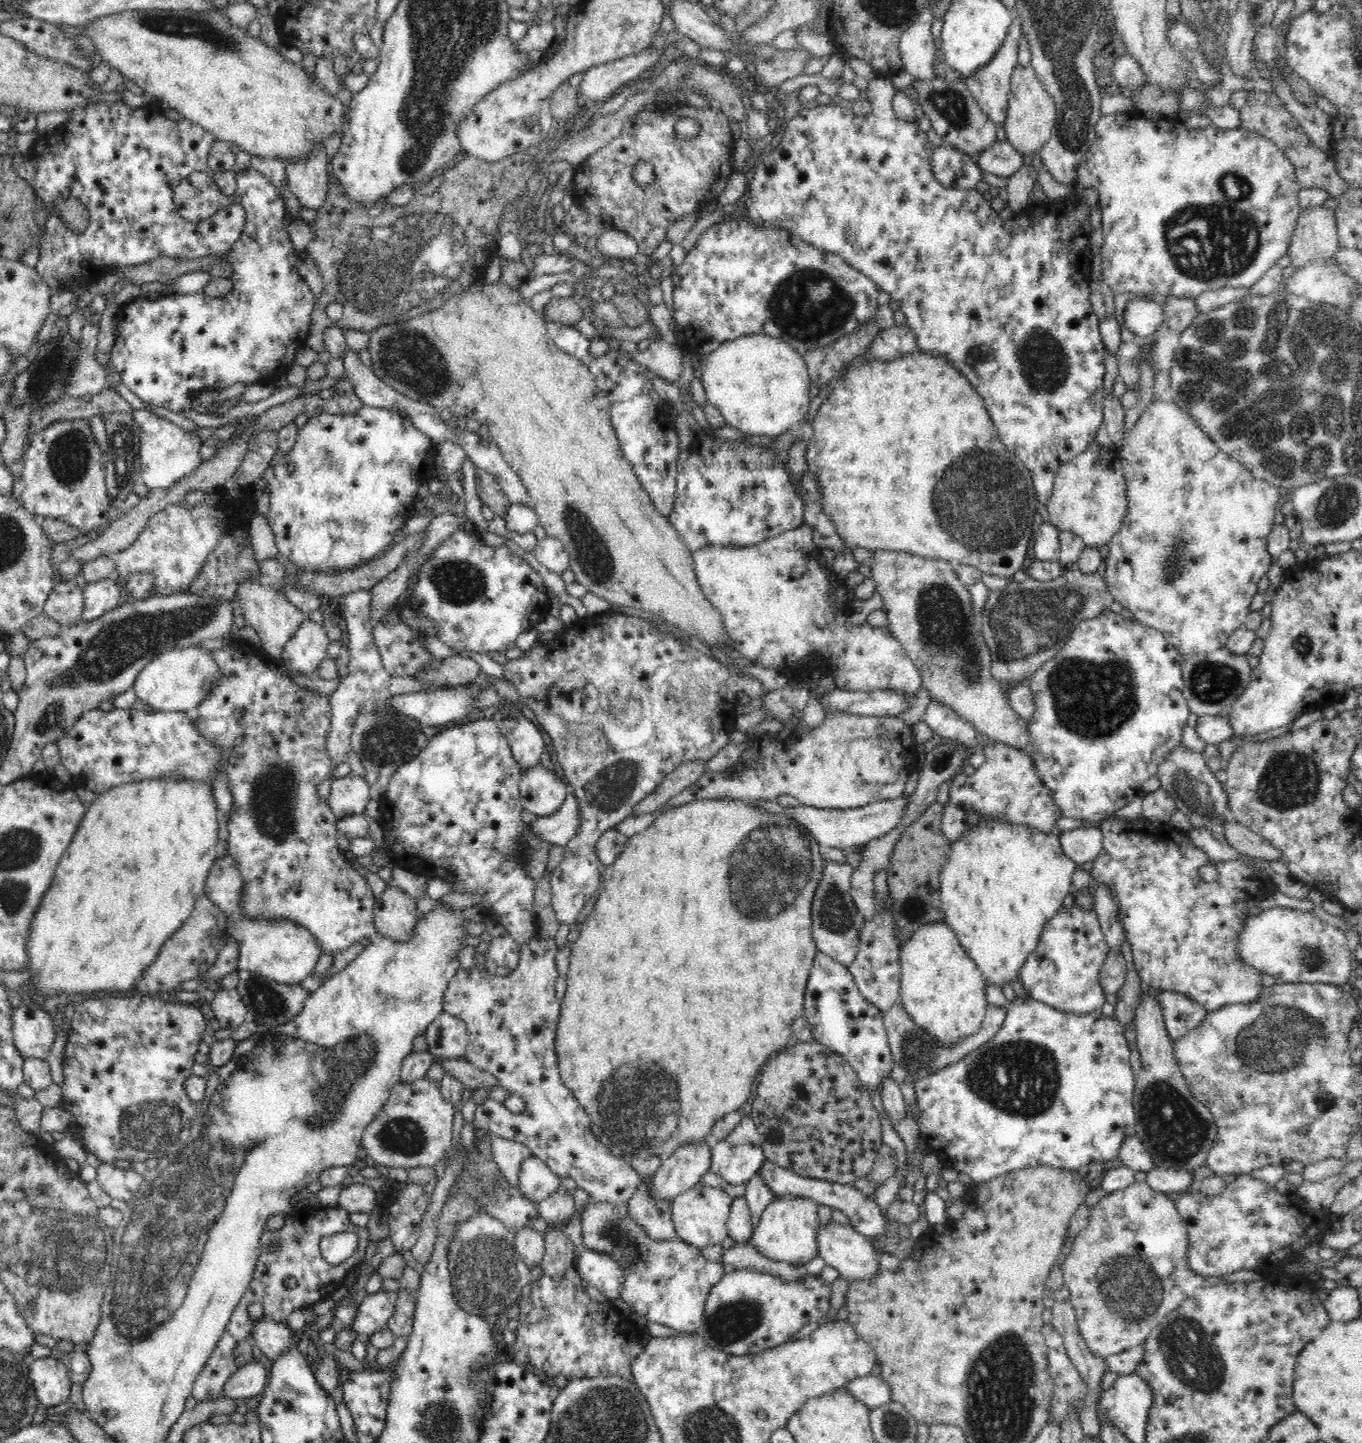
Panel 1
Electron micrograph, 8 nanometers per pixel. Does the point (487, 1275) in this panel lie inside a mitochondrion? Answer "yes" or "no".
yes

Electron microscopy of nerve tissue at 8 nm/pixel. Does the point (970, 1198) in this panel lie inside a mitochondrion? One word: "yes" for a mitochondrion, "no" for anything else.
no

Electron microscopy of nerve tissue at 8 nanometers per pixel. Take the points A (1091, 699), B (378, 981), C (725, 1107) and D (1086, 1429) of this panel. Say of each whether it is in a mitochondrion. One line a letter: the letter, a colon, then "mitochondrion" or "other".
A: mitochondrion
B: other
C: other
D: other

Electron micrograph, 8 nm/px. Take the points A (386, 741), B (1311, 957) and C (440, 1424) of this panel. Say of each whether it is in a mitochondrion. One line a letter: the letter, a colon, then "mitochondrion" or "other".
A: mitochondrion
B: mitochondrion
C: mitochondrion

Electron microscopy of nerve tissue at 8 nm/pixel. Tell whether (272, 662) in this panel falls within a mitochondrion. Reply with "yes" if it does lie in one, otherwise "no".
no

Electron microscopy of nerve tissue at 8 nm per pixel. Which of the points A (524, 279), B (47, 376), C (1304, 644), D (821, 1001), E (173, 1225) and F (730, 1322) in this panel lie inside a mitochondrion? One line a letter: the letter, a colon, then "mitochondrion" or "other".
A: other
B: mitochondrion
C: mitochondrion
D: other
E: mitochondrion
F: mitochondrion

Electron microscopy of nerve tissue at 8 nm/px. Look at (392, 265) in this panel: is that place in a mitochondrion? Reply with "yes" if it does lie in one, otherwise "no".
yes

